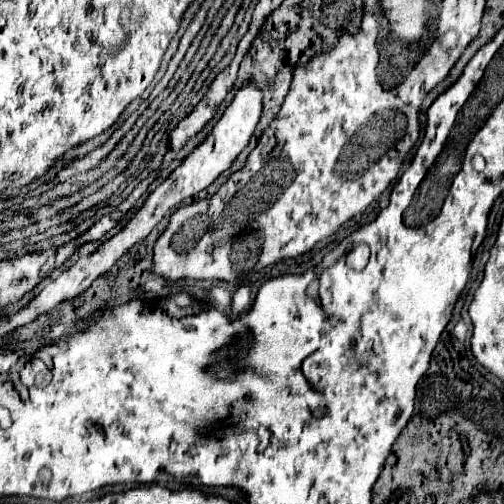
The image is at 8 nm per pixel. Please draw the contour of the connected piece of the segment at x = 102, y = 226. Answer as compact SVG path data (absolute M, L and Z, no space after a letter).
M105 215L101 217L85 235L83 235L83 241L95 241L95 239L101 239L109 229L113 229L117 225L115 219L111 219L111 215Z

